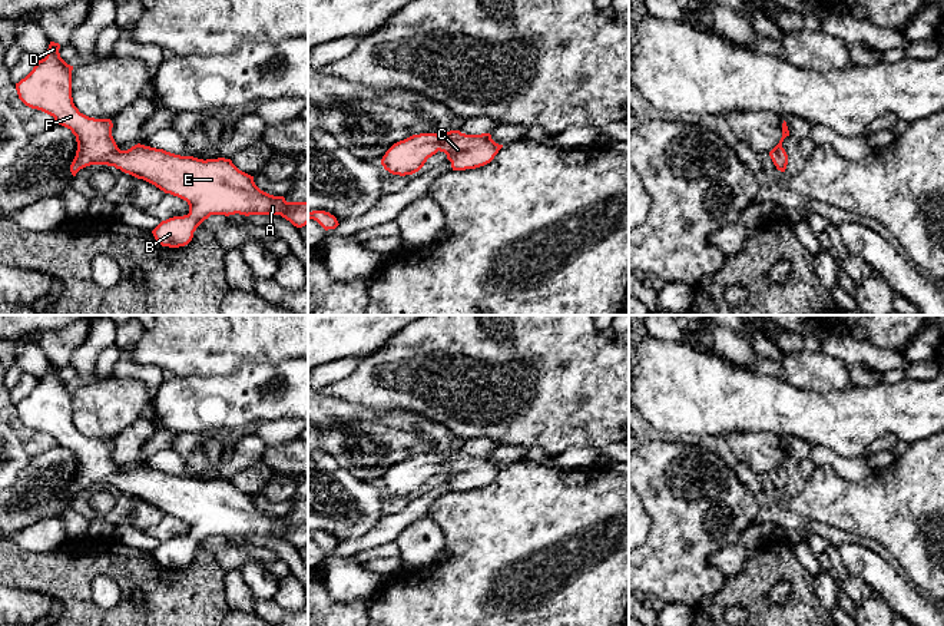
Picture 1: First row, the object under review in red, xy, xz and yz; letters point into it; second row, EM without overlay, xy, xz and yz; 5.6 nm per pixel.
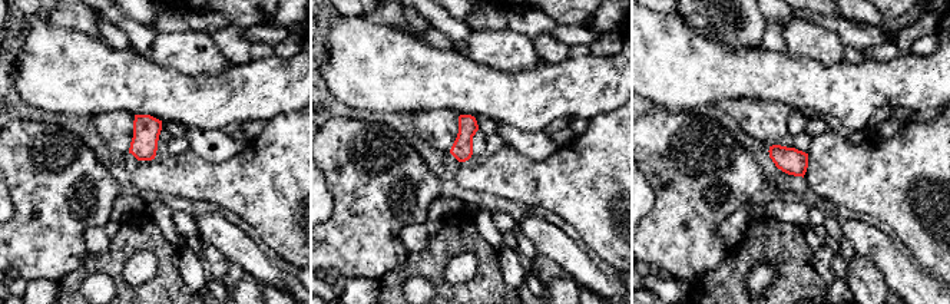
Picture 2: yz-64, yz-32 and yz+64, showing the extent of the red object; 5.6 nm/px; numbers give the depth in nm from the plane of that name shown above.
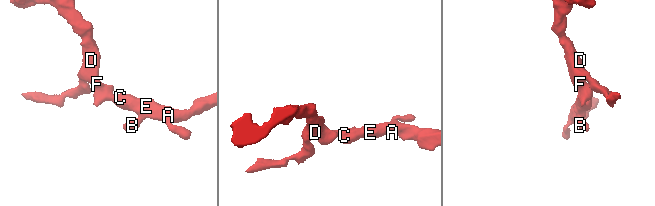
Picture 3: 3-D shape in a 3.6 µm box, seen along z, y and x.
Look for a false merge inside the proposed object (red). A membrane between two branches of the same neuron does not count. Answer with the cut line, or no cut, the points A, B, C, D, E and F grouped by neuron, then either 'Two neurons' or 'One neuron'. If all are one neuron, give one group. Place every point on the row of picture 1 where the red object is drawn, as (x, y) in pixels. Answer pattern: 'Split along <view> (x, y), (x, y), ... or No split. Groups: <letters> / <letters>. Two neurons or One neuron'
No split. Groups: A B C D E F. One neuron

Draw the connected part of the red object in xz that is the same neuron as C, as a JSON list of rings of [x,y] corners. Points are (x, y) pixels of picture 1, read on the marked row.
[[[420,133],[394,143],[382,156],[381,165],[392,175],[413,175],[440,150],[447,155],[453,170],[466,170],[490,163],[501,148],[490,133]]]

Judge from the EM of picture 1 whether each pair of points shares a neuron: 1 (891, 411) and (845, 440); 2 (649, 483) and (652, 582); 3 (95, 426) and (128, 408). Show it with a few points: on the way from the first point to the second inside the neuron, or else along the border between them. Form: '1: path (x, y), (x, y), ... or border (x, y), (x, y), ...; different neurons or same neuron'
1: path (880, 411), (874, 411), (857, 429); same neuron
2: path (662, 507), (662, 557); same neuron
3: path (103, 417), (112, 408), (119, 408); same neuron

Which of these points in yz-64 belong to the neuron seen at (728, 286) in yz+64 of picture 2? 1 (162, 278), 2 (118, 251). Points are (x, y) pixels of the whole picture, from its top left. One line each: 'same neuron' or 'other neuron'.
1: same neuron
2: same neuron

